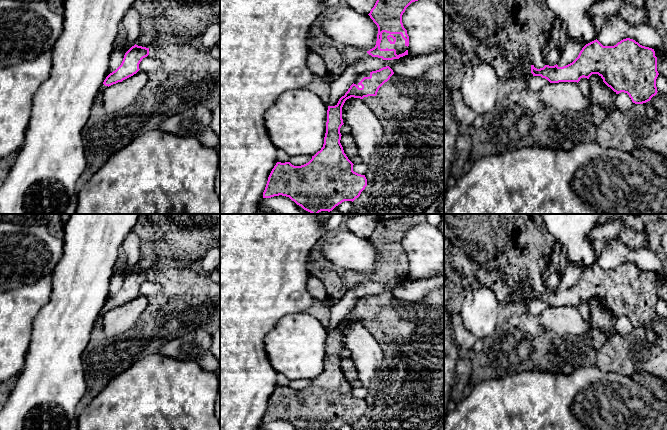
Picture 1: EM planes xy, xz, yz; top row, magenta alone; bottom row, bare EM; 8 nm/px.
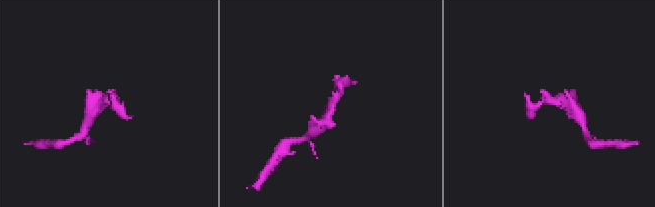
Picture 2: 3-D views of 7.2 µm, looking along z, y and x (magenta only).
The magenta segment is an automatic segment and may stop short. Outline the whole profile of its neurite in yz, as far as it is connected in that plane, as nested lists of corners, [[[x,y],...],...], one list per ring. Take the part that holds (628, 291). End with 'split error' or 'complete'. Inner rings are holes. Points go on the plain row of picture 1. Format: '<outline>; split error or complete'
[[[630,262],[623,263],[614,270],[603,270],[596,263],[586,268],[572,287],[563,291],[556,288],[554,290],[545,289],[543,292],[537,293],[529,286],[525,286],[523,292],[527,297],[532,297],[533,300],[541,300],[550,307],[578,307],[583,301],[589,303],[592,298],[598,298],[616,318],[627,317],[635,328],[650,325],[658,316],[656,303],[659,297],[654,273],[642,270]]]; split error

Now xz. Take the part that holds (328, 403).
[[[383,291],[372,296],[363,296],[355,301],[354,307],[342,320],[335,330],[328,330],[326,357],[324,368],[312,383],[301,390],[294,390],[290,386],[277,386],[272,393],[263,416],[263,422],[274,420],[289,421],[299,430],[338,430],[344,425],[354,425],[367,410],[365,399],[353,395],[353,387],[344,377],[340,367],[340,352],[344,348],[342,343],[342,331],[345,325],[351,321],[363,323],[368,320],[376,320],[379,312],[394,298],[389,291]]]; split error

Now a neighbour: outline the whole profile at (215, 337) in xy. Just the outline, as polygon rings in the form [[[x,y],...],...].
[[[220,328],[211,334],[211,352],[220,362]]]

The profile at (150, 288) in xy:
[[[148,279],[147,281],[143,282],[139,288],[139,293],[148,298],[157,296],[164,291],[165,289],[163,285],[152,279]]]

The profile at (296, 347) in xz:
[[[307,312],[282,317],[265,337],[270,364],[289,381],[314,380],[324,368],[327,334]]]

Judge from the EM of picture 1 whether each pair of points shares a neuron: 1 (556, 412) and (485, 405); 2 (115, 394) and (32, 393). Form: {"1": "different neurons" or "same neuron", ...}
{"1": "same neuron", "2": "different neurons"}

